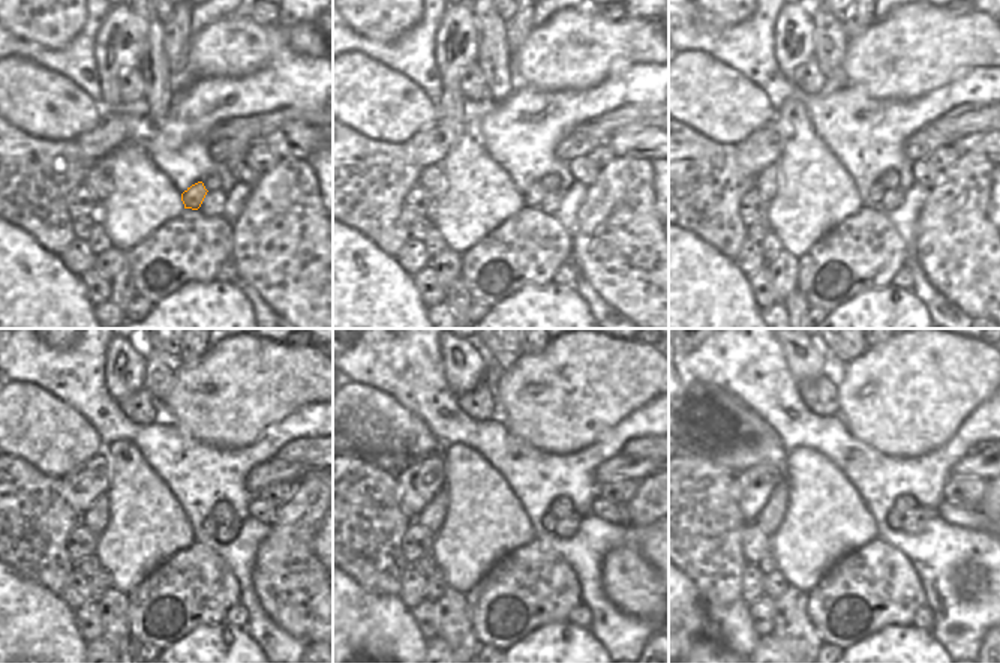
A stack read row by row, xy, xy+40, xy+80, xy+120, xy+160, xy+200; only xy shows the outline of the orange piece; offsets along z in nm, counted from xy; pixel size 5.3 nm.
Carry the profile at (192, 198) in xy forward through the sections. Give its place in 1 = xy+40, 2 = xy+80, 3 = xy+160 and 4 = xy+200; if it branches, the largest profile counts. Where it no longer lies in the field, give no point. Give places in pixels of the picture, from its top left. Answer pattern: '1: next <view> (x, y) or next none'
1: next xy+40 (532, 198)
2: next xy+80 (877, 191)
3: next xy+160 (549, 522)
4: next xy+200 (894, 519)

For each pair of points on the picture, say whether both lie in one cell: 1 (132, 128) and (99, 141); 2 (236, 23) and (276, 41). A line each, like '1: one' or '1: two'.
1: one
2: one

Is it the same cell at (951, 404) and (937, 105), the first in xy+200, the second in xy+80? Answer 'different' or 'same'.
different

